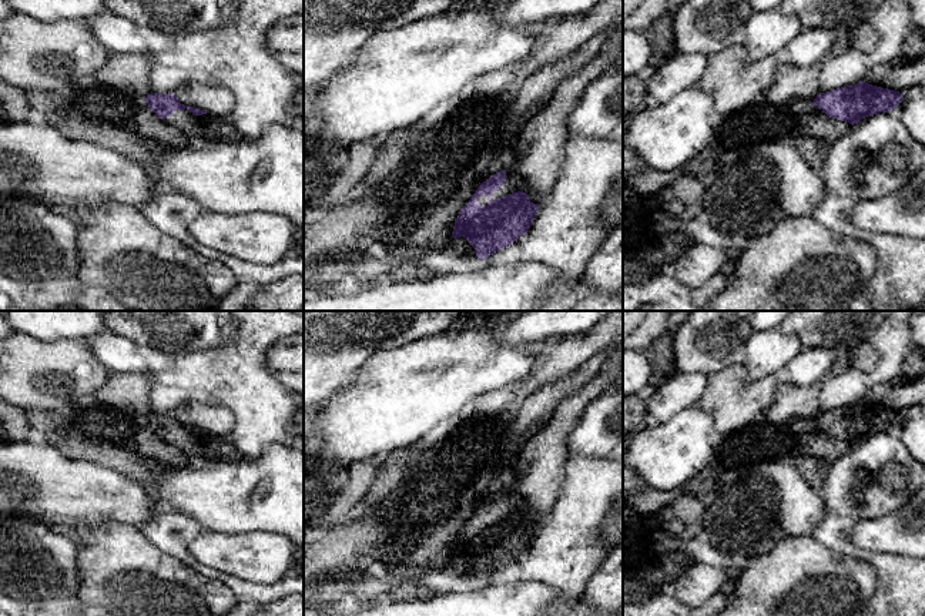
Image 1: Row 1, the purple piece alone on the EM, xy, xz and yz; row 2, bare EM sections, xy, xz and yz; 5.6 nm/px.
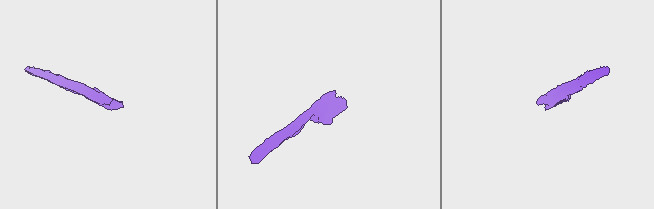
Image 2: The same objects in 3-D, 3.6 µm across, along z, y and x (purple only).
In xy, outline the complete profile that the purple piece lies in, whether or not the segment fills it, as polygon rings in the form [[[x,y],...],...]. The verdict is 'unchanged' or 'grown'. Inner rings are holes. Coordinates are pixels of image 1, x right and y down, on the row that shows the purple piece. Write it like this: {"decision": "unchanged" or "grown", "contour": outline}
{"decision": "grown", "contour": [[[151,93],[143,101],[150,106],[157,117],[178,128],[194,143],[237,143],[244,140],[231,120],[210,116],[200,108],[187,107],[177,100],[174,93]]]}

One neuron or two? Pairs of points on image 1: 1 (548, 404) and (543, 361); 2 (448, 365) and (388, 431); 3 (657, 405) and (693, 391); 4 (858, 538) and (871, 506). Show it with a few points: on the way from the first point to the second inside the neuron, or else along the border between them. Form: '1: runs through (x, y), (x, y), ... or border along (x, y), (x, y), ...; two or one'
1: border along (576, 368), (542, 385), (528, 397); two
2: runs through (432, 381), (398, 415); one
3: runs through (666, 402), (680, 391), (684, 391); one
4: border along (897, 508), (884, 515), (858, 521); two

